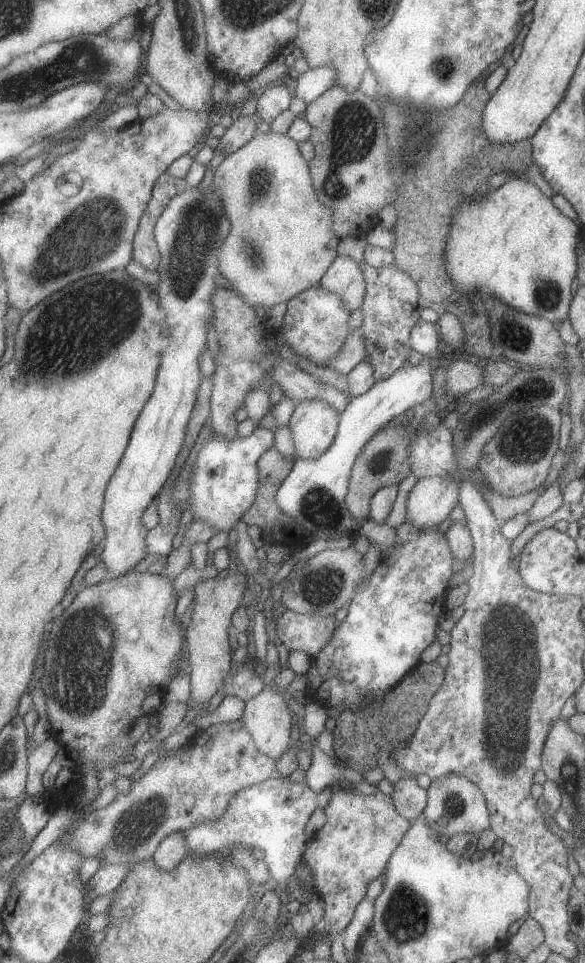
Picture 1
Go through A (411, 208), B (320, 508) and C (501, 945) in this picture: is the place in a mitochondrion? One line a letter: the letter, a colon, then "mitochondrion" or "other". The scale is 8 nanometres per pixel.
A: other
B: mitochondrion
C: other

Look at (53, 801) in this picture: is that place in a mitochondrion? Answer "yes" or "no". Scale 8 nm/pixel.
no

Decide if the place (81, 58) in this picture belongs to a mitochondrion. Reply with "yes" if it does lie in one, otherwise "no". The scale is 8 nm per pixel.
yes

